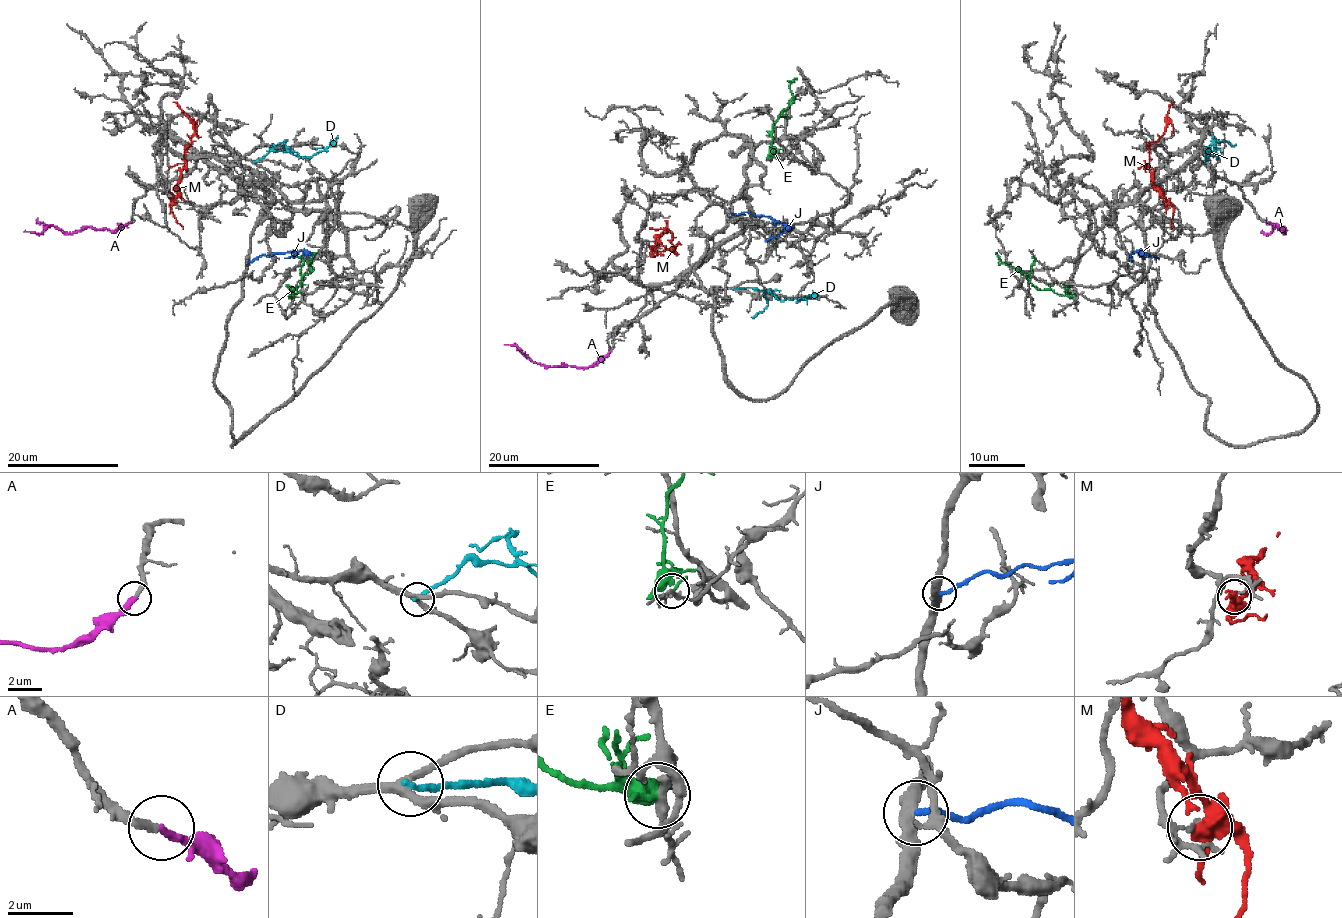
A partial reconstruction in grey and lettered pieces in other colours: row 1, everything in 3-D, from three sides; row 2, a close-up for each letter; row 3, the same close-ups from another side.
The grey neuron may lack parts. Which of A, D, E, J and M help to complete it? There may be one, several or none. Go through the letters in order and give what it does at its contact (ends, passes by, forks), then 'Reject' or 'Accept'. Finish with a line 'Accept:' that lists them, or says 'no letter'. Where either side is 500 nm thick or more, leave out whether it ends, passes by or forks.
A: It ends there. Accept
D: It ends there. Reject
E: It ends there. Reject
J: It ends there. Reject
M: It forks there. Reject
Accept: A

